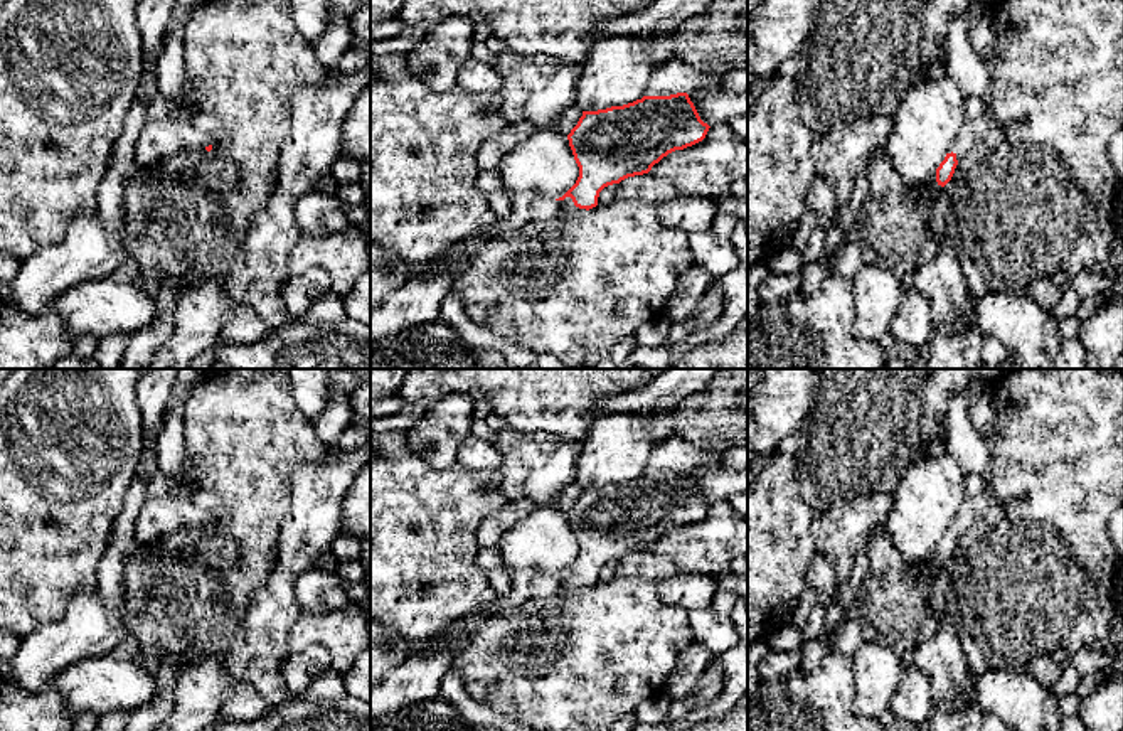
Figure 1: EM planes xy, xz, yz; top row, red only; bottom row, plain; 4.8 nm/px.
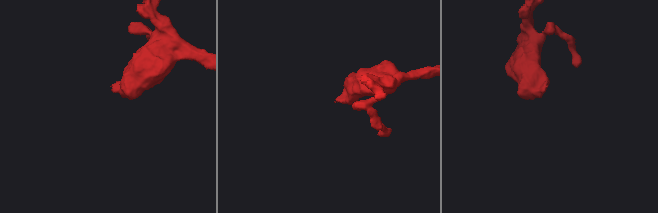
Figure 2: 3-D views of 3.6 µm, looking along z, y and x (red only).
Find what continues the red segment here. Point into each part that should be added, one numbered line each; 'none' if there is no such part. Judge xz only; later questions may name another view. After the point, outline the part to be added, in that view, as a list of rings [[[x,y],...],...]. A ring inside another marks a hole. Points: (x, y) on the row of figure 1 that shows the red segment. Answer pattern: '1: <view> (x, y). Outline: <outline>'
1: xz (527, 208). Outline: [[[529,190],[510,192],[510,214],[500,219],[493,227],[475,236],[497,236],[505,229],[517,229],[535,221],[564,217],[571,212],[581,211],[574,205],[571,197],[556,200],[551,195],[542,195]]]

